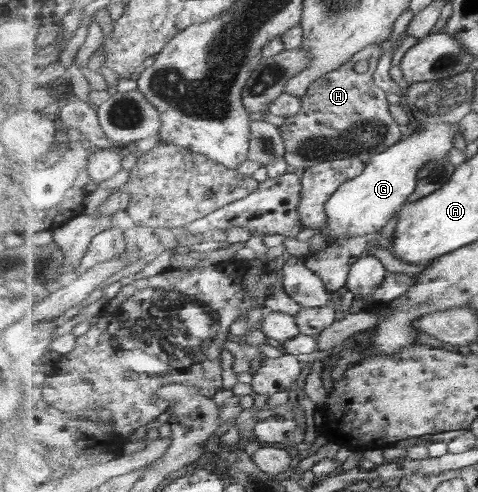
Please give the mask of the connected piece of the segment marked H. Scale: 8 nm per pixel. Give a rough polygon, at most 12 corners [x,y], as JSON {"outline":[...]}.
{"outline":[[375,65],[310,85],[280,126],[289,165],[373,159],[405,129]]}

